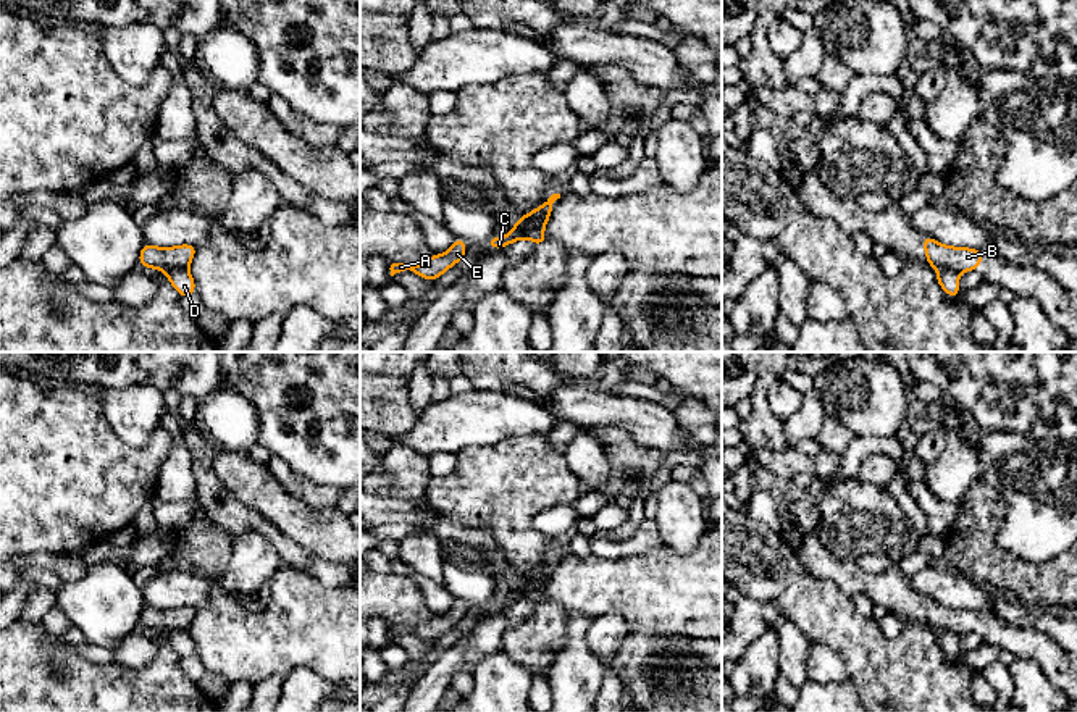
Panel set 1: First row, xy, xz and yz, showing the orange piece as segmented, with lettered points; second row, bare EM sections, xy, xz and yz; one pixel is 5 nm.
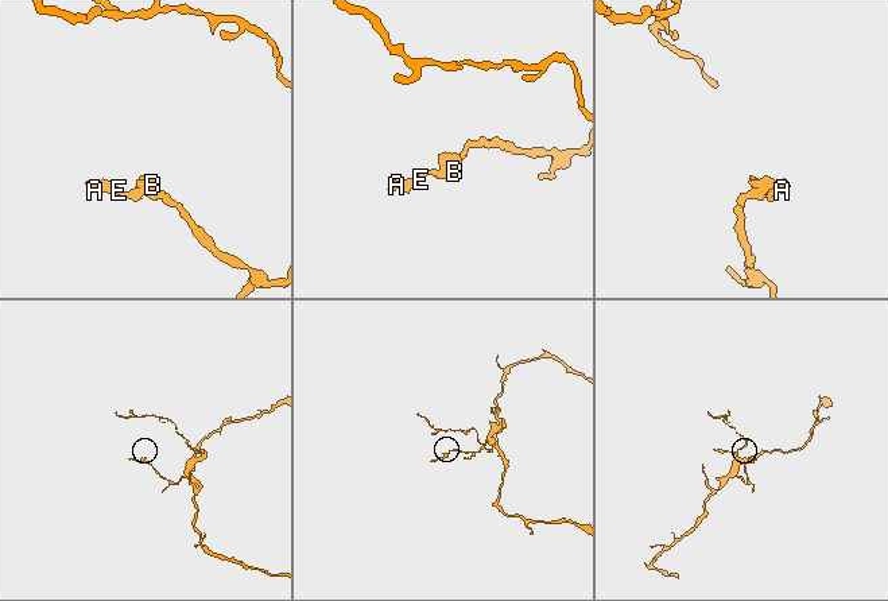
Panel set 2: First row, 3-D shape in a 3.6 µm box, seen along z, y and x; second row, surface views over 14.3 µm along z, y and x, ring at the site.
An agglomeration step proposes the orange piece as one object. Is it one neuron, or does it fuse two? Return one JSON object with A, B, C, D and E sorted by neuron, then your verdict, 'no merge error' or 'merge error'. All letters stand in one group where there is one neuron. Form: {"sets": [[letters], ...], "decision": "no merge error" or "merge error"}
{"sets": [["A", "C", "D", "E"], ["B"]], "decision": "merge error"}

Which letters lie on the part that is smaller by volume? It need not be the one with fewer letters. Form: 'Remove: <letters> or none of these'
Remove: B

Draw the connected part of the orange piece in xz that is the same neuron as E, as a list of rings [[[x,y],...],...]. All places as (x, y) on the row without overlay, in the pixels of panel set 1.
[[[455,601],[452,609],[446,615],[433,615],[431,620],[410,628],[407,625],[392,625],[391,638],[400,633],[412,633],[425,641],[436,643],[442,635],[446,635],[450,628],[459,625],[467,614],[467,604],[463,601]]]

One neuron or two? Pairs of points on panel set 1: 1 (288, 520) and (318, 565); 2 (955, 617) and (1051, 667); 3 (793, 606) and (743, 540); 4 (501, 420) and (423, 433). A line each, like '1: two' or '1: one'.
1: two
2: one
3: one
4: one

